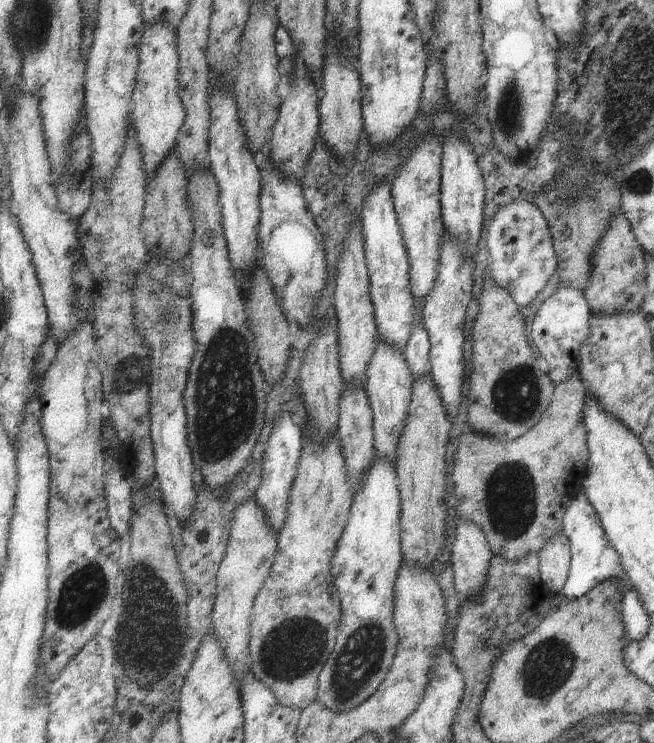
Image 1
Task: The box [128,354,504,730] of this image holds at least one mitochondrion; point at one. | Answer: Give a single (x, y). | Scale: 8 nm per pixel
(290, 652)

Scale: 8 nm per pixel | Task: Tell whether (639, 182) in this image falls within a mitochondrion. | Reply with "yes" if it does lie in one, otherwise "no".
yes

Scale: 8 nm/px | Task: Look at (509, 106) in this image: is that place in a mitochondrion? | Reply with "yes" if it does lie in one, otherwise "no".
yes

